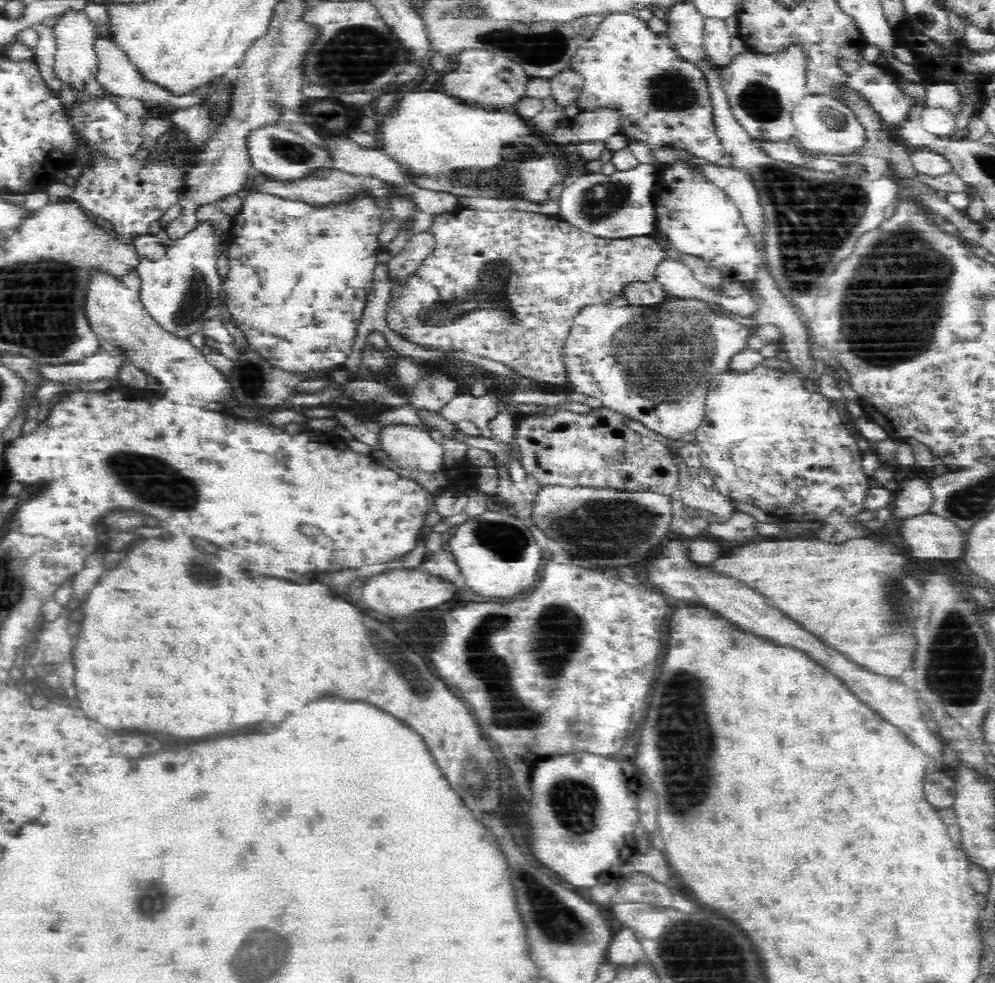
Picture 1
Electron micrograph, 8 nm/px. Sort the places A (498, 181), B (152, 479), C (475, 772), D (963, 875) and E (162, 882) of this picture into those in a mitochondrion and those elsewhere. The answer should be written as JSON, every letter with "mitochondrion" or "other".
{"A":"mitochondrion","B":"mitochondrion","C":"mitochondrion","D":"other","E":"mitochondrion"}

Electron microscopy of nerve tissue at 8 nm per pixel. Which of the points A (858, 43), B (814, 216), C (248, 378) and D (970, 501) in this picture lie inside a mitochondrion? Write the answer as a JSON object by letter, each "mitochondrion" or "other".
{"A":"other","B":"mitochondrion","C":"other","D":"mitochondrion"}

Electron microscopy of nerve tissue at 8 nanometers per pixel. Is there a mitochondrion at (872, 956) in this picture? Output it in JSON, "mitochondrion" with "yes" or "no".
{"mitochondrion":"no"}

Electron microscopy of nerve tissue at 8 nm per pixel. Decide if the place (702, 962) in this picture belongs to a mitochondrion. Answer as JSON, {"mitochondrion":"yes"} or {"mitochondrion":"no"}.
{"mitochondrion":"yes"}

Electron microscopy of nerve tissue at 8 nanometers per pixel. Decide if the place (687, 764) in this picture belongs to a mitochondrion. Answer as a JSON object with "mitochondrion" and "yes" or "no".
{"mitochondrion":"yes"}

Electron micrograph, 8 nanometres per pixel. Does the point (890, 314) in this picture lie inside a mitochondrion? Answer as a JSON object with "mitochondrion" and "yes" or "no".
{"mitochondrion":"yes"}

